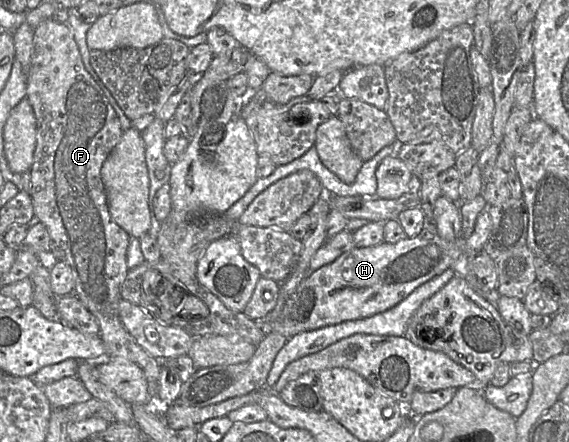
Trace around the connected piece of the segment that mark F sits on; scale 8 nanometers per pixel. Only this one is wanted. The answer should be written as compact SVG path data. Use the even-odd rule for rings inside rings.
M51 18L42 21L34 29L33 44L34 51L31 59L31 65L26 74L26 95L33 108L36 118L36 147L34 150L33 165L30 169L30 196L33 203L35 217L31 219L28 226L34 226L35 224L41 222L47 227L50 236L50 251L59 261L64 262L70 266L75 281L74 295L78 297L82 304L97 319L100 328L99 335L104 343L108 359L110 361L126 361L140 367L143 370L148 381L153 387L155 387L157 402L157 385L160 378L162 362L160 363L159 359L150 355L135 341L133 336L123 325L119 316L119 302L122 299L121 287L129 272L129 268L127 265L127 249L130 243L131 236L113 220L109 211L106 189L100 175L100 170L104 161L106 160L112 149L119 143L122 137L123 129L121 127L120 120L115 110L109 103L108 99L104 95L102 89L93 80L91 75L85 70L78 46L74 40L70 29L66 24L58 23Z

